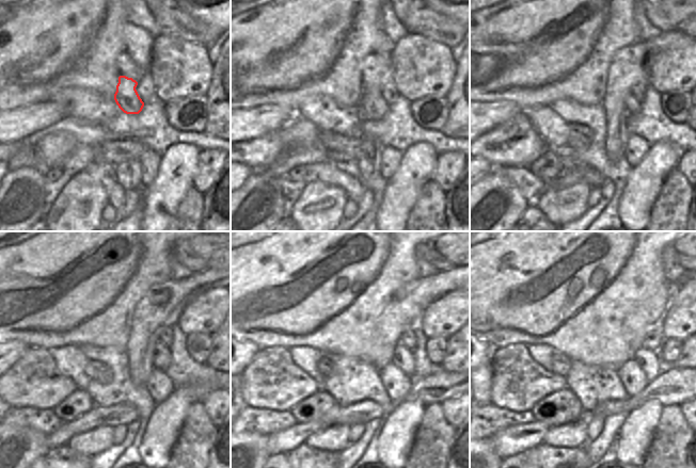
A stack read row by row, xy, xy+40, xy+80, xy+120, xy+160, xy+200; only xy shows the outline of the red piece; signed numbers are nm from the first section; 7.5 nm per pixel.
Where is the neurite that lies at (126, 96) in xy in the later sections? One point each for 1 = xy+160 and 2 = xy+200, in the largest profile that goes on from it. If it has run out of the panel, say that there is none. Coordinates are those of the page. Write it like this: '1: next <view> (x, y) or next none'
1: next xy+160 (402, 358)
2: next xy+200 (648, 360)

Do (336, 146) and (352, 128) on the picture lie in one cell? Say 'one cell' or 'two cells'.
two cells

